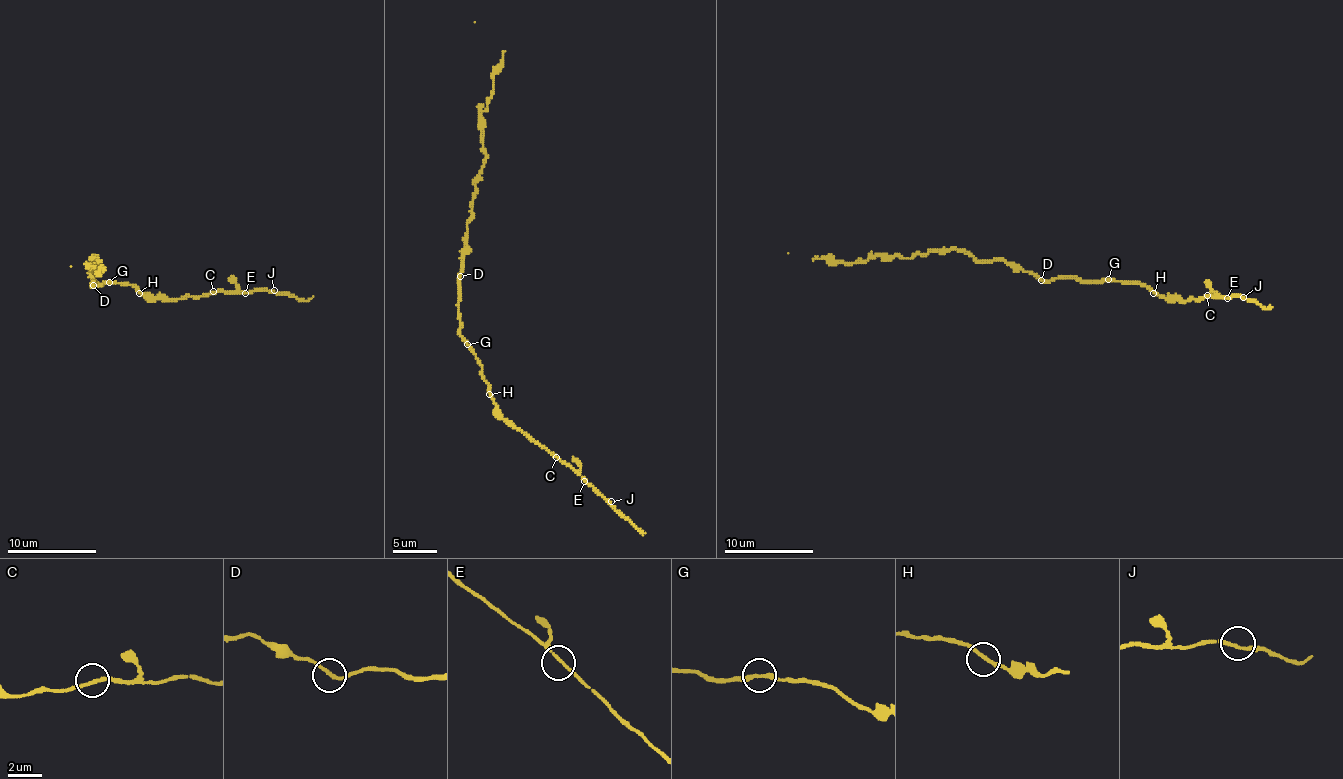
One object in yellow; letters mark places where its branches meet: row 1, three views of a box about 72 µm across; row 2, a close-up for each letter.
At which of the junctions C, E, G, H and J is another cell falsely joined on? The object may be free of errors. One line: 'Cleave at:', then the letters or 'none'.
Cleave at: none

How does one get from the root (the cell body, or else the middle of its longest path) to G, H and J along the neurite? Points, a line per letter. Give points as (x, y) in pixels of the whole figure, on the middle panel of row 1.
G: (458, 305), (460, 336), (467, 345)
H: (458, 305), (460, 336), (482, 367), (482, 378), (488, 385), (489, 394)
J: (458, 305), (460, 336), (482, 367), (482, 378), (488, 385), (495, 410), (569, 463), (611, 501)

